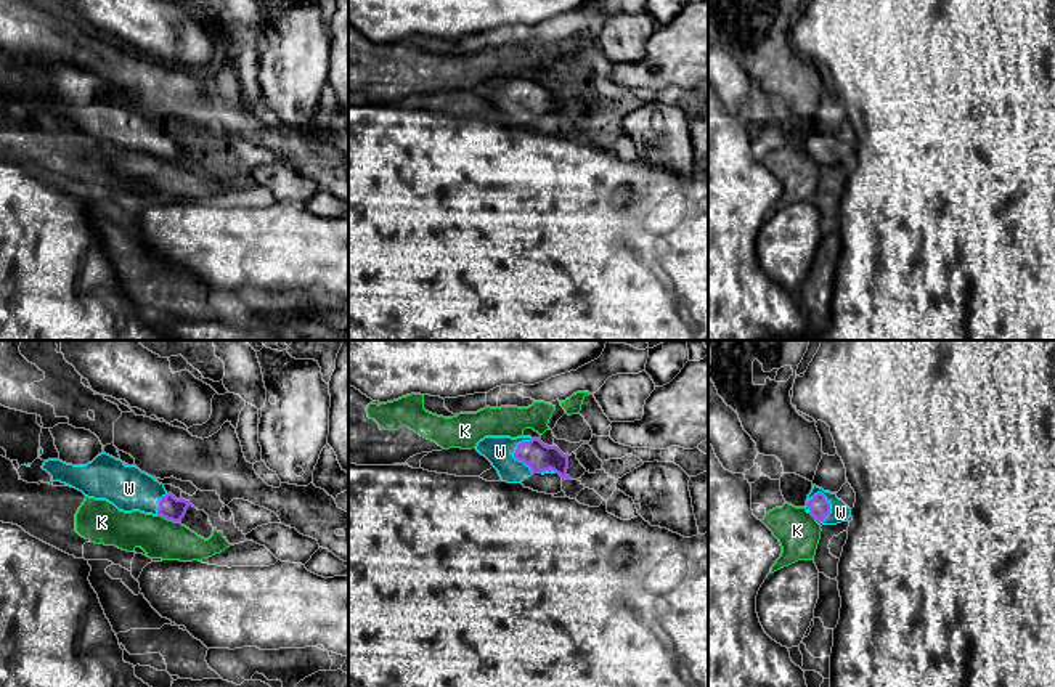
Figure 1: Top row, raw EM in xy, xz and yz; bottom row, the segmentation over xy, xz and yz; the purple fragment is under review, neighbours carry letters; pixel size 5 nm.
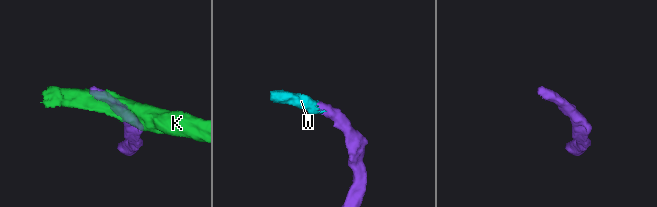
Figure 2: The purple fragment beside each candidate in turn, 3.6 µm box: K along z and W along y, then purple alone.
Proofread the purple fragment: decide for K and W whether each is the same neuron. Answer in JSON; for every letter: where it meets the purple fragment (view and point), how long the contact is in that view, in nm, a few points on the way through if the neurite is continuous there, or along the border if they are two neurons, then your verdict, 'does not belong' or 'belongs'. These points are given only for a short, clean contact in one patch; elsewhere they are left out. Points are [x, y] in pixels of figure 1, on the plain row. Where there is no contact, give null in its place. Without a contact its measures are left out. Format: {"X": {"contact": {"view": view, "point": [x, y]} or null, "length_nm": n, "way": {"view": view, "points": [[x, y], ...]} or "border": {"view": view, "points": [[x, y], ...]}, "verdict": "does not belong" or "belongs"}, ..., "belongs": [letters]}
{"K": {"contact": {"view": "xy", "point": [169, 159]}, "length_nm": 120, "border": {"view": "xy", "points": [[158, 154], [179, 162]]}, "verdict": "does not belong"}, "W": {"contact": {"view": "yz", "point": [829, 148]}, "length_nm": 170, "way": {"view": "yz", "points": [[819, 148], [829, 148], [840, 153]]}, "verdict": "belongs"}, "belongs": ["W"]}

